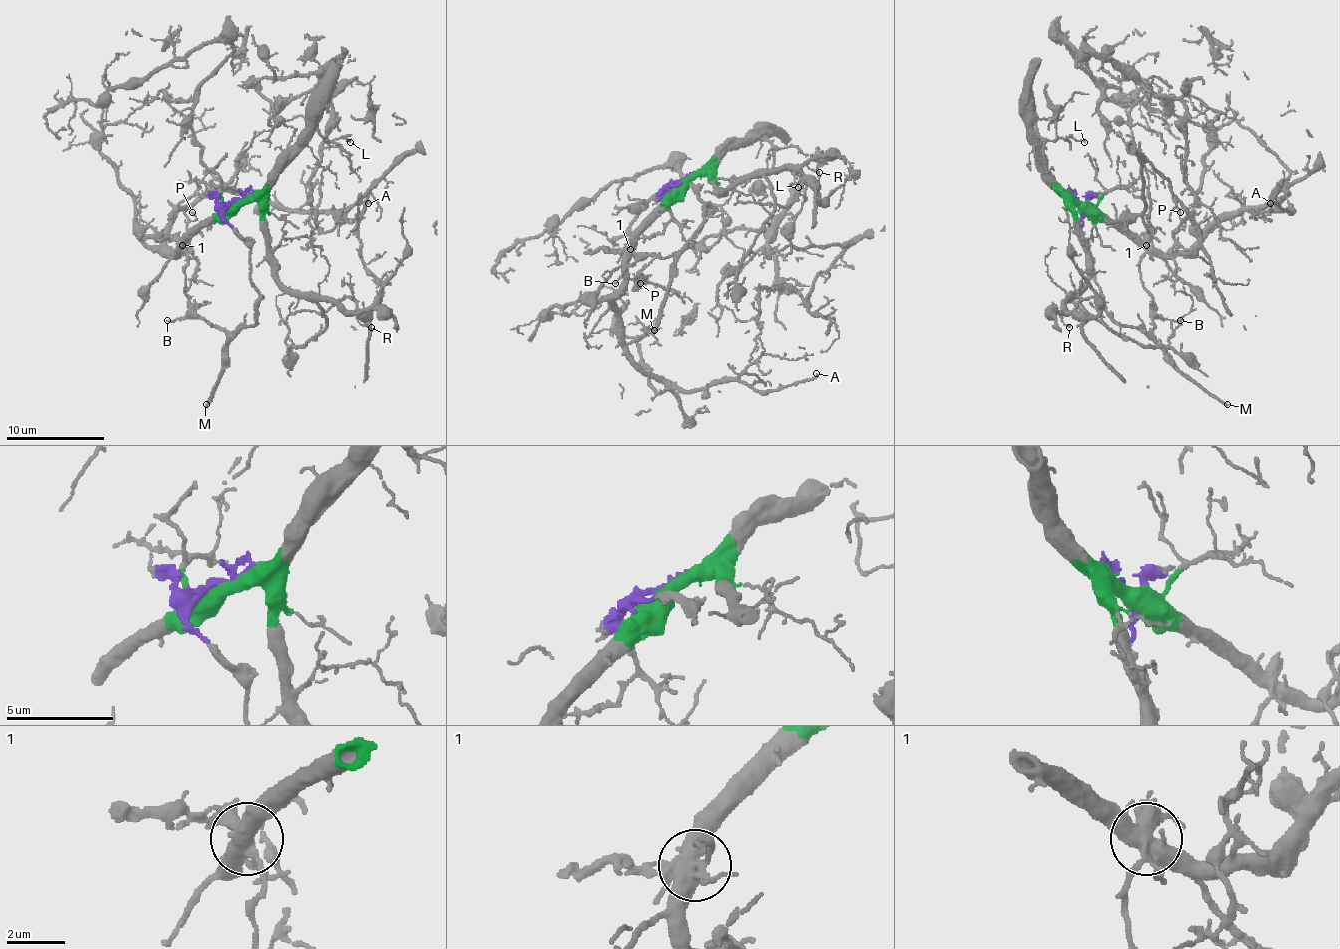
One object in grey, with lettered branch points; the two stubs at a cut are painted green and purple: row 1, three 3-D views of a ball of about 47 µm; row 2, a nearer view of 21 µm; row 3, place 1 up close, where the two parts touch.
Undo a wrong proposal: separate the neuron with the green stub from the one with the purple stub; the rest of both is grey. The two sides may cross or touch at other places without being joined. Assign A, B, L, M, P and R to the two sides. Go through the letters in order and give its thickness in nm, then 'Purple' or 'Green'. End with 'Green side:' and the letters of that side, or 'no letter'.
A: Thickness 240 nm. Green
B: Thickness 110 nm. Purple
L: Thickness 90 nm. Green
M: Thickness 220 nm. Purple
P: Thickness 120 nm. Green
R: Thickness 130 nm. Green
Green side: A, L, P, R

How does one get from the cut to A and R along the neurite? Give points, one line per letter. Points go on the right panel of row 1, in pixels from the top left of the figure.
A: (1075, 202), (1164, 253), (1186, 253), (1213, 226), (1287, 194), (1277, 209), (1287, 211), (1270, 204)
R: (1075, 202), (1070, 204), (1087, 280), (1065, 303), (1063, 322), (1070, 327)

